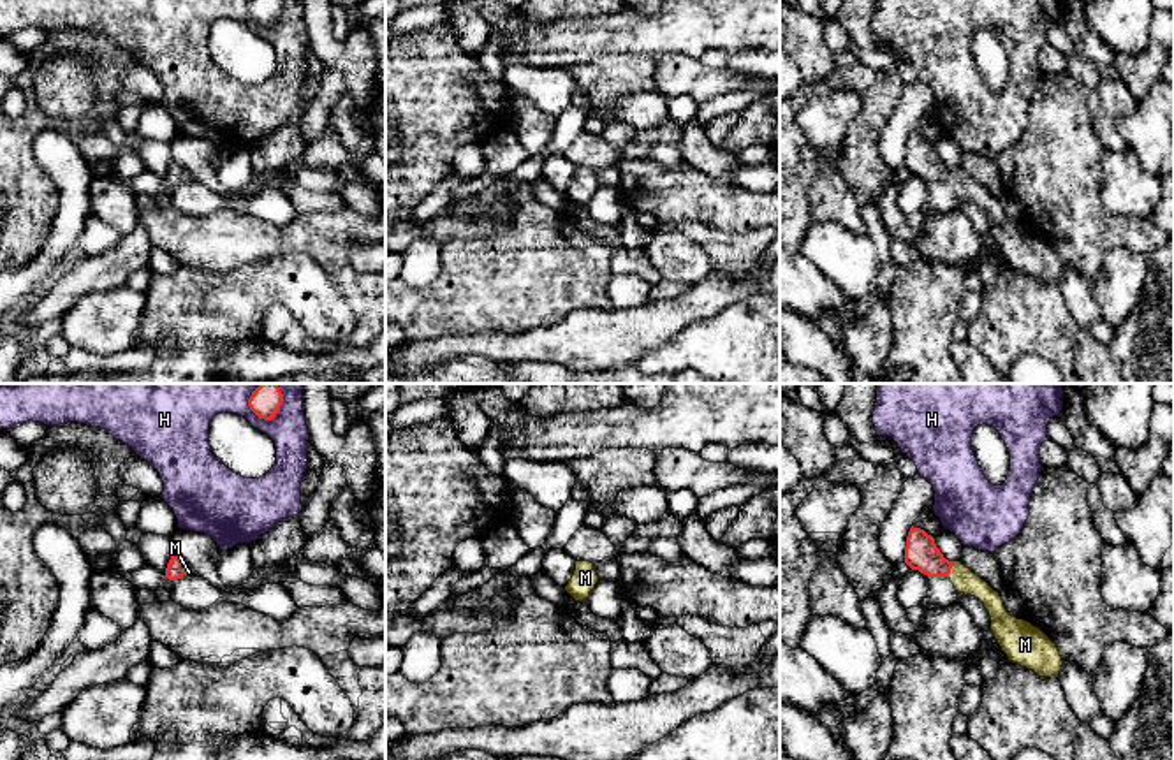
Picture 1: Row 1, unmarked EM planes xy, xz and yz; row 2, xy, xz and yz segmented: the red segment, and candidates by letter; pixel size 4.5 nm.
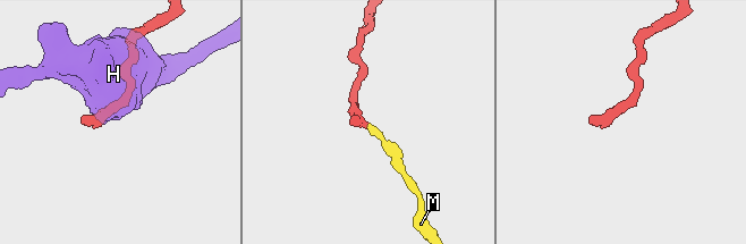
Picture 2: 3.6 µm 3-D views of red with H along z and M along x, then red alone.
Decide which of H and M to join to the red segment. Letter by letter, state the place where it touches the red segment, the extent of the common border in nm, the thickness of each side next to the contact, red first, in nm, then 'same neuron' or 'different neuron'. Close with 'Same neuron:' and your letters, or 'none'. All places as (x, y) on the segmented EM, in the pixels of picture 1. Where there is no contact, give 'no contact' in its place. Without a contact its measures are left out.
H: meets red in xy at (280, 405); contact 190 nm long; 140 nm thick on the red side, 220 nm on the other; different neuron
M: meets red in yz at (949, 570); contact 90 nm long; 160 nm thick on the red side, 110 nm on the other; same neuron
Same neuron: M

